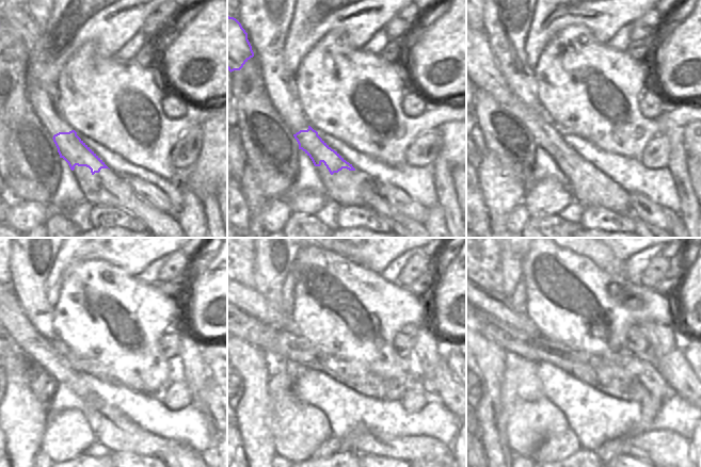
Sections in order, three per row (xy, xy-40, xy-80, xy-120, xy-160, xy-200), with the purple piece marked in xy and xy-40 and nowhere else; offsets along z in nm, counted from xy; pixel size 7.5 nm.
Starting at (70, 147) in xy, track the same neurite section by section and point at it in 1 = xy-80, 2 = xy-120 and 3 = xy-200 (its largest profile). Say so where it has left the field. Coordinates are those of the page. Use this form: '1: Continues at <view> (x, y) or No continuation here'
1: Continues at xy-80 (598, 190)
2: Continues at xy-120 (117, 433)
3: Continues at xy-200 (668, 449).

